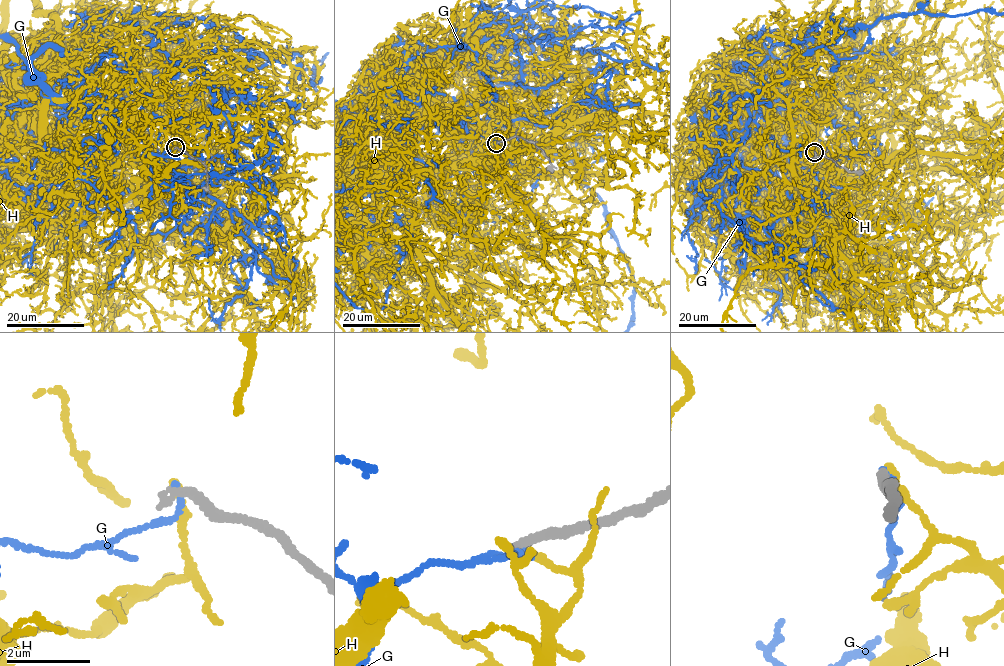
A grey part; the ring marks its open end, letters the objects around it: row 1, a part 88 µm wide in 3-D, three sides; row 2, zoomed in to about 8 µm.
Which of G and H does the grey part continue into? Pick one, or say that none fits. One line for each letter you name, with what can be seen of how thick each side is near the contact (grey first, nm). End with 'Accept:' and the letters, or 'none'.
Accept: none

